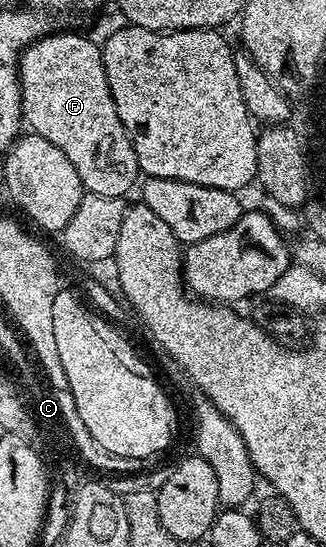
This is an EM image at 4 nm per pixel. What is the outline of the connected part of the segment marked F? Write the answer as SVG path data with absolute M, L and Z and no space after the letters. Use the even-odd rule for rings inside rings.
M51 32L46 37L40 39L39 42L31 44L27 50L22 51L22 58L18 62L18 82L22 85L22 120L23 123L33 133L44 136L44 140L56 144L56 148L60 148L60 152L64 152L64 156L68 156L68 161L72 163L72 168L76 168L77 174L80 175L83 191L91 194L99 194L100 196L116 196L117 198L126 198L129 190L135 186L140 178L138 161L136 160L136 152L132 148L129 136L126 135L124 124L120 120L120 116L116 112L116 104L112 100L112 92L108 88L108 80L104 72L104 64L102 63L102 47L96 41L85 38L82 34L57 34Z

